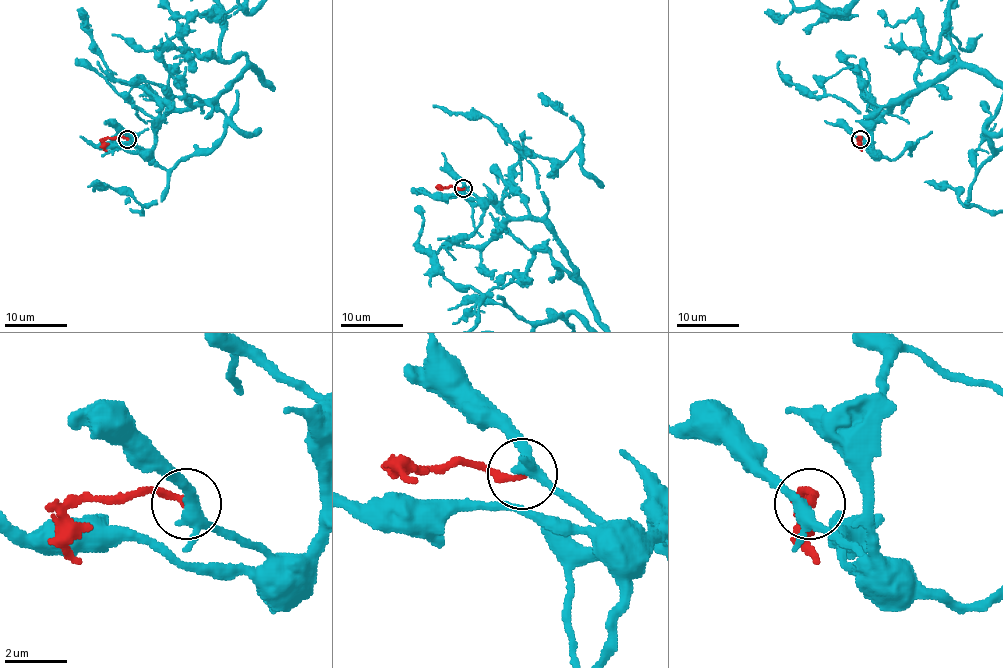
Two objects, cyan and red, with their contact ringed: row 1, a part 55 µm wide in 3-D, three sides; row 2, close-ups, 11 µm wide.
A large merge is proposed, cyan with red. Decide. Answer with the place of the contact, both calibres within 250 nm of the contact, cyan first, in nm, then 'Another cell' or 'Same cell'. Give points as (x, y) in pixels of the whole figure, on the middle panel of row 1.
Place: (463, 188). Thickness 320 nm (cyan) against 240 nm. Another cell

